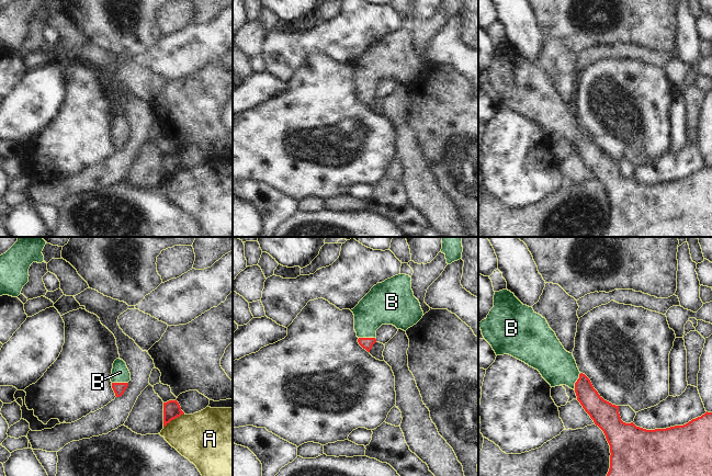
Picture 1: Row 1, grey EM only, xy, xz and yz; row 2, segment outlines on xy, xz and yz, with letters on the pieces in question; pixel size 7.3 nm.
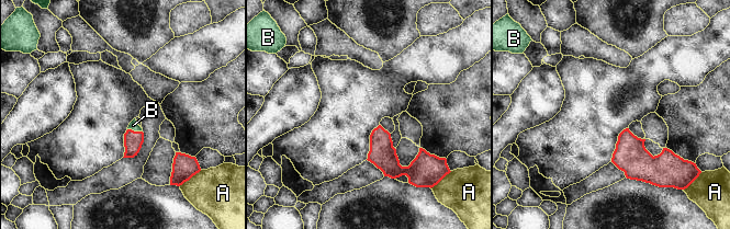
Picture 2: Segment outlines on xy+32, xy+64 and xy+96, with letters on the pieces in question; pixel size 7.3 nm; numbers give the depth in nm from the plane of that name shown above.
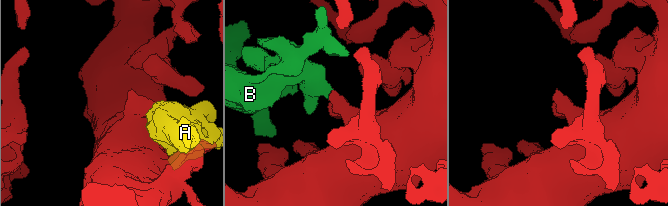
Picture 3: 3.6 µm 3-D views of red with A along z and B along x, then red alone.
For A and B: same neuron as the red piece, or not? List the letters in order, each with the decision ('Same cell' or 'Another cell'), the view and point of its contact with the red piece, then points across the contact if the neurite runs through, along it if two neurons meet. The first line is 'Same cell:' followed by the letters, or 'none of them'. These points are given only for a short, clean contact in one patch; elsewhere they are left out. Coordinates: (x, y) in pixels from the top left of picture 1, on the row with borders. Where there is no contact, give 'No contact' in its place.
Same cell: B
A: Another cell. Touches red at xy (173, 418)
B: Same cell. Touches red at yz (576, 382). Path across: yz (598, 408), (576, 382), (557, 366)

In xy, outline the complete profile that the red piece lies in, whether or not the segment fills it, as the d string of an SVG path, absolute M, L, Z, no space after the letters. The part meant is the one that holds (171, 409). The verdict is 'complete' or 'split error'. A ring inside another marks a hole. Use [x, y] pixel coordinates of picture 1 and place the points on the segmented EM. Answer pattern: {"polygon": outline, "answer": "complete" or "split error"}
{"polygon": "M177 399L163 403L163 427L183 413Z", "answer": "complete"}

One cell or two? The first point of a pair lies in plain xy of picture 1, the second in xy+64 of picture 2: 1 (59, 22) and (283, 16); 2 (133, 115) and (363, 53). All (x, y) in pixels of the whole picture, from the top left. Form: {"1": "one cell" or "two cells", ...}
{"1": "two cells", "2": "two cells"}

